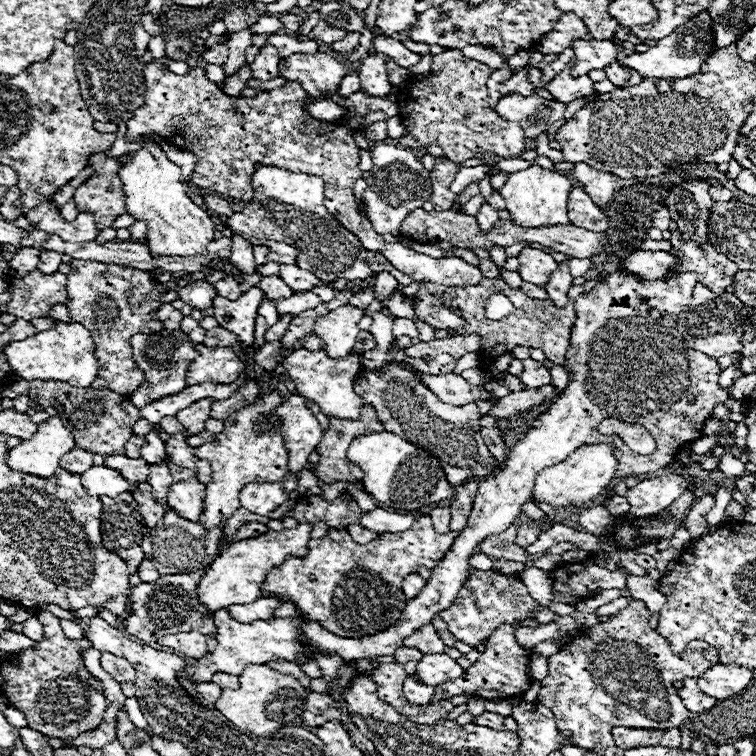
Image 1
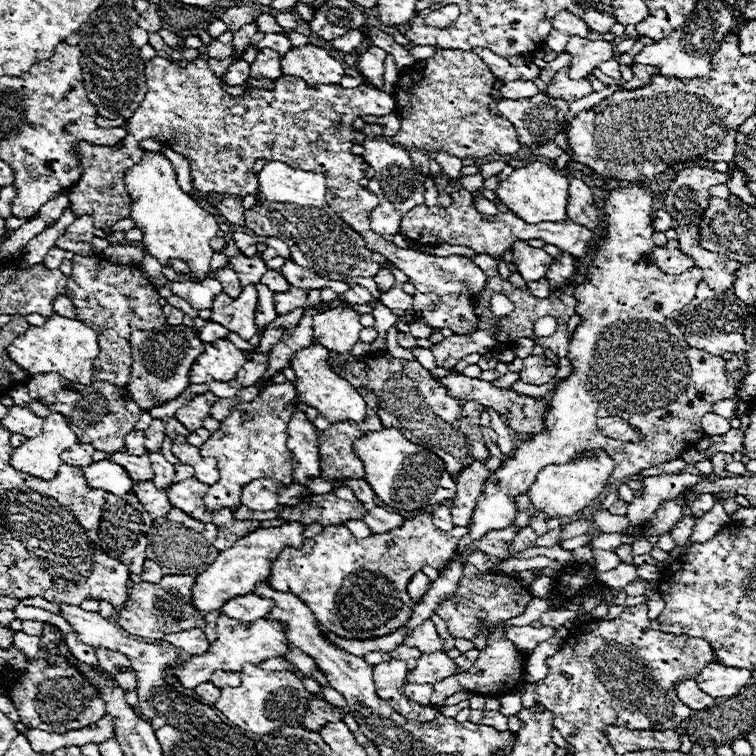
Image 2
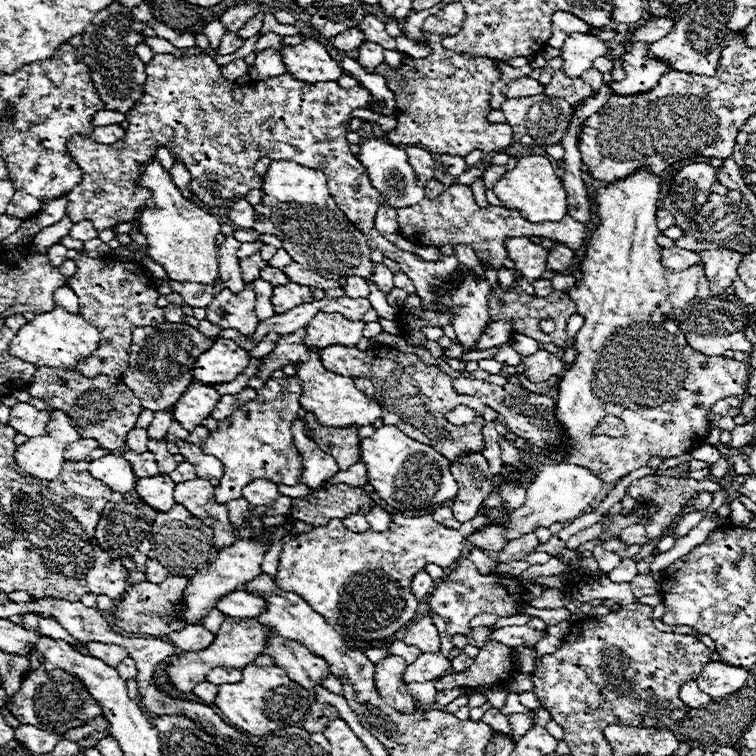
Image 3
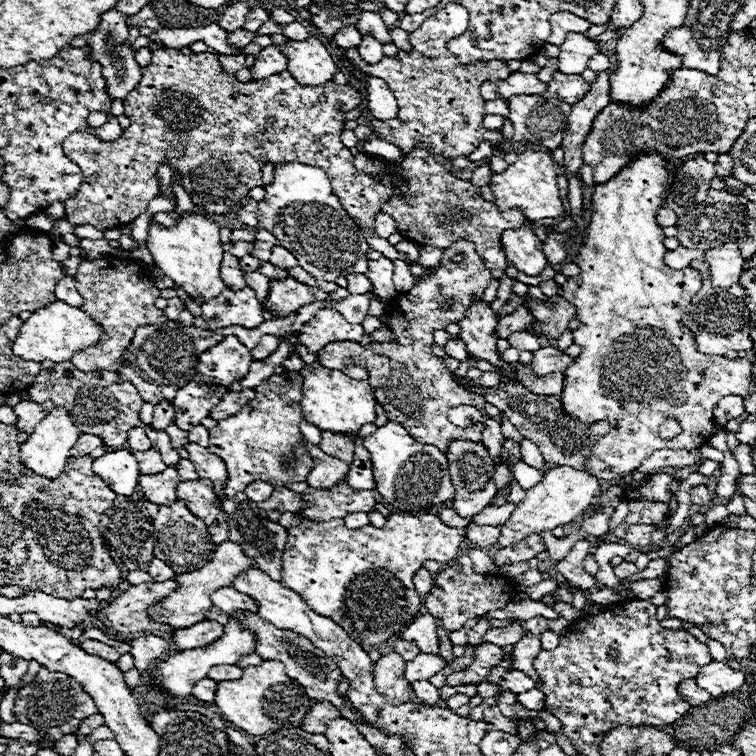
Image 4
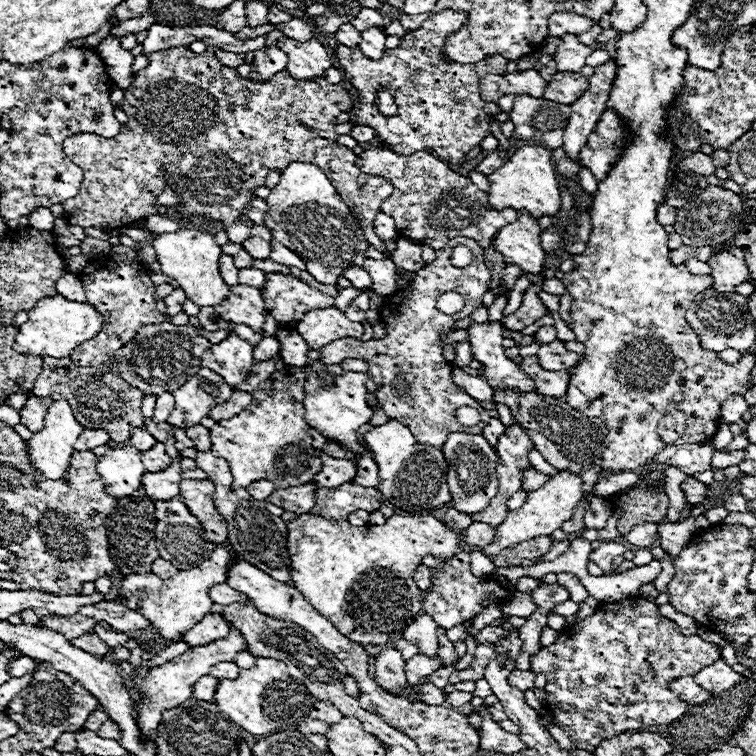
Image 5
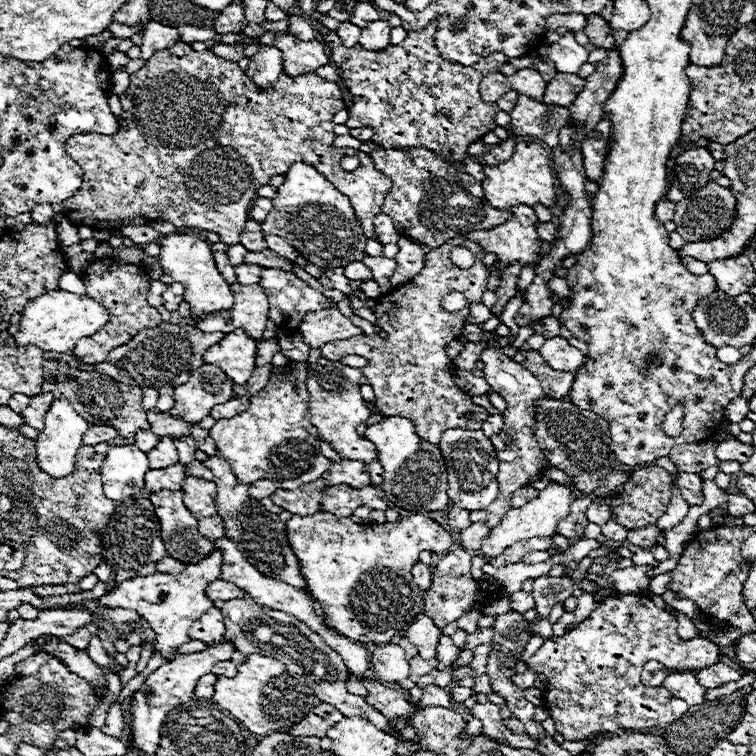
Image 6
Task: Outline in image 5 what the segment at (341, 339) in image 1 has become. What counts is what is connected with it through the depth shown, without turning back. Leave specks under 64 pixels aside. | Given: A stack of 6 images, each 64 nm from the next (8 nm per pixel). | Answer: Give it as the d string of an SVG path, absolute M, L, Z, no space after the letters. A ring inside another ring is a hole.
M332 306L306 312L298 324L298 334L306 340L310 350L320 350L340 338L360 338L364 334L364 326L350 322L338 308Z

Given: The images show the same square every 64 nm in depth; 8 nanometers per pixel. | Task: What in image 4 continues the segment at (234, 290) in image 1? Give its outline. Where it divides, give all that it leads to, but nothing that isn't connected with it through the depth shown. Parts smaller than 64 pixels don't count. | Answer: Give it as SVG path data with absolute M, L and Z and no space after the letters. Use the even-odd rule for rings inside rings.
M224 252L222 256L222 262L220 262L220 276L224 280L224 284L228 288L244 288L246 282L244 282L244 276L242 276L242 270L238 266L238 258Z

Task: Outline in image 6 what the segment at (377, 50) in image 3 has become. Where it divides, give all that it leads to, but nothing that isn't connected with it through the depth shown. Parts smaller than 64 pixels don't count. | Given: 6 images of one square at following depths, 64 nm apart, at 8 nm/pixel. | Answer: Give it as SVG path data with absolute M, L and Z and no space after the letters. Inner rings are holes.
M374 20L366 28L362 28L360 44L368 50L380 50L390 42L390 24L388 20Z

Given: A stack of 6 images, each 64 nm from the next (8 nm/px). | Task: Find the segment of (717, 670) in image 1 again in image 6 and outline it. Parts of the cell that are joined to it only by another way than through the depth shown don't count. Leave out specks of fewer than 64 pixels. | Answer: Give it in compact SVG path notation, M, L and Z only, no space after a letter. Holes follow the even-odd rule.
M716 662L716 664L708 666L708 668L702 668L702 670L696 674L696 678L700 680L700 684L702 684L704 688L716 688L716 686L722 686L722 684L726 684L726 682L740 680L740 676L742 676L742 674L740 674L738 670L726 666L724 662Z

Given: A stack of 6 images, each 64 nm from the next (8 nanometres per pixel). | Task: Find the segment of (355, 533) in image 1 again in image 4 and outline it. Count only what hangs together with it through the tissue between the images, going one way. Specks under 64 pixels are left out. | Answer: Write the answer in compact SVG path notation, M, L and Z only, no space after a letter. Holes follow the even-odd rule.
M365 512L350 513L344 518L348 528L362 528L370 524L368 514Z

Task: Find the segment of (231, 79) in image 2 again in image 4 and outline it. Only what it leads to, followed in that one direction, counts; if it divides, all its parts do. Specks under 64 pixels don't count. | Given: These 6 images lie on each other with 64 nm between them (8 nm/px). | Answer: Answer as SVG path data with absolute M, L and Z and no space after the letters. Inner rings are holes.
M218 54L218 60L224 66L224 70L232 72L232 74L236 74L244 66L244 58L246 58L244 54L242 56L224 56L224 54Z

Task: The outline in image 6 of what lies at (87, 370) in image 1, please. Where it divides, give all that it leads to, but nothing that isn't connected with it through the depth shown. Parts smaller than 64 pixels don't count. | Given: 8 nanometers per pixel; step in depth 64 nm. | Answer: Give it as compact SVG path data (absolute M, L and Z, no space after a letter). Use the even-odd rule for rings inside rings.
M50 290L38 298L28 300L20 314L22 318L18 324L18 332L14 334L16 342L20 346L36 344L42 350L54 352L70 352L80 338L92 336L94 332L102 330L110 318L108 310L90 296L78 296L66 290Z

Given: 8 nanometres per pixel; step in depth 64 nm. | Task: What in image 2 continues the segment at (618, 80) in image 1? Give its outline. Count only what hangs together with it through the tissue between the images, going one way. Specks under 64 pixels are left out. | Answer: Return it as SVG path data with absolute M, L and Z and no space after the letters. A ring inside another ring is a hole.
M616 60L600 62L600 64L598 64L598 68L600 68L606 76L610 76L610 78L614 78L614 80L620 80L620 64L618 64Z

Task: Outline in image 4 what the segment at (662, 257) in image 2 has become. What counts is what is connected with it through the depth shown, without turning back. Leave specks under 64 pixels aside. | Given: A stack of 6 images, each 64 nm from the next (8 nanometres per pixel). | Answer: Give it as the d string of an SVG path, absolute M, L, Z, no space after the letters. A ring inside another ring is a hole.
M680 246L678 250L668 250L664 260L670 268L686 268L690 266L692 260L704 260L704 256L706 256L704 250L692 250L692 248Z

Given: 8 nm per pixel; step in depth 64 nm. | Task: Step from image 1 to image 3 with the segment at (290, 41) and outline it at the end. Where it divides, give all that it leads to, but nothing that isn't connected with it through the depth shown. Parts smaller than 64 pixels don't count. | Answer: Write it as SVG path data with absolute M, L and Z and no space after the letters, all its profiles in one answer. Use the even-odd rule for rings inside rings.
M264 34L264 36L260 36L255 46L255 53L262 52L264 48L276 48L276 50L282 50L282 44L280 44L280 36L274 36L274 34Z

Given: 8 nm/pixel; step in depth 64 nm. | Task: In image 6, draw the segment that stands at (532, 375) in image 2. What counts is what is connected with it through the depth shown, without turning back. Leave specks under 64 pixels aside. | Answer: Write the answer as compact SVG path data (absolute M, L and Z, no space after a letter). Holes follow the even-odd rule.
M560 336L548 338L540 348L540 354L548 362L548 366L556 370L578 370L586 362L586 356Z

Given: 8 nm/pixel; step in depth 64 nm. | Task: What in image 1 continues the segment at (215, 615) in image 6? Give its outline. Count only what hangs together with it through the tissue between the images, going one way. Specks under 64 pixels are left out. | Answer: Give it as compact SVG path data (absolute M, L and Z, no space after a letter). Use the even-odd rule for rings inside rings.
M180 632L180 634L168 634L158 638L158 644L170 646L172 650L190 656L200 658L206 654L206 638L200 632Z

